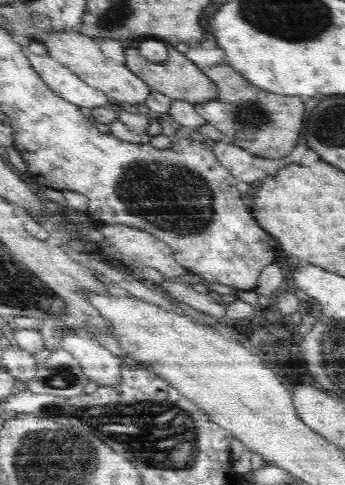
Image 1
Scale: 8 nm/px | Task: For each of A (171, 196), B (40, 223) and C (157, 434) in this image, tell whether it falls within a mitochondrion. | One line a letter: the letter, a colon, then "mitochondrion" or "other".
A: mitochondrion
B: other
C: mitochondrion

